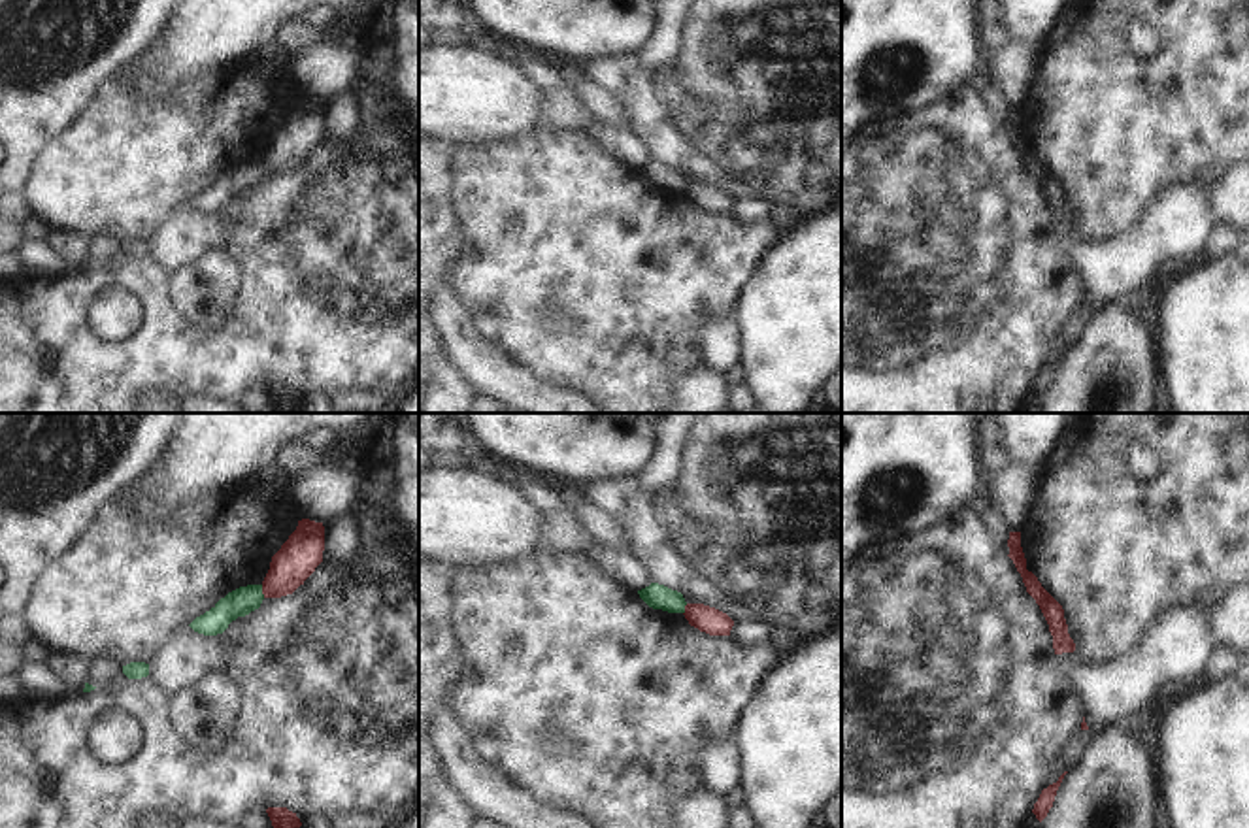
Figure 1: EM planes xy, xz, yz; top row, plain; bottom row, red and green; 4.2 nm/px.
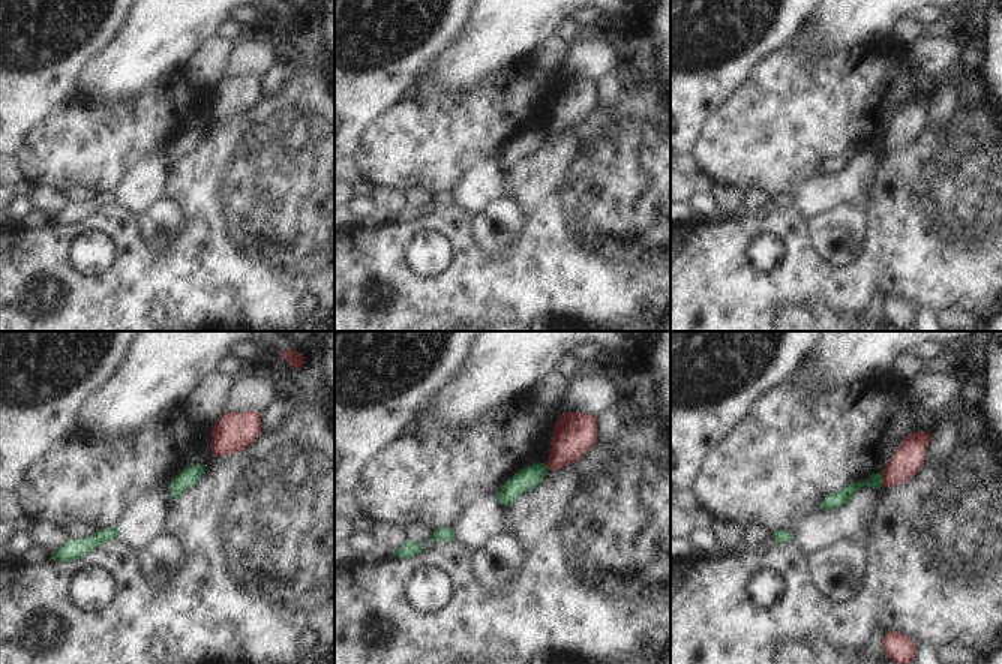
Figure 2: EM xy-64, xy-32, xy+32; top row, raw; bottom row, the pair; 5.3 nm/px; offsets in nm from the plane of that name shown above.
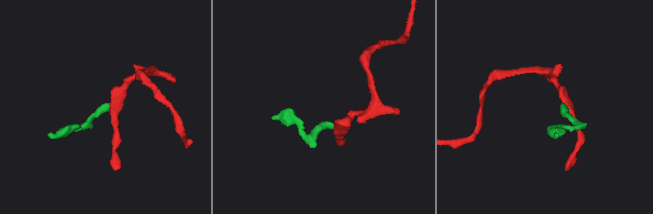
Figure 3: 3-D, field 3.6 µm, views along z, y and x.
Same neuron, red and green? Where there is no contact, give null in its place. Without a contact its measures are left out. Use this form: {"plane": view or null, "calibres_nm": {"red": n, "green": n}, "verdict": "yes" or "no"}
{"plane": "xy", "calibres_nm": {"red": 170, "green": 120}, "verdict": "no"}

